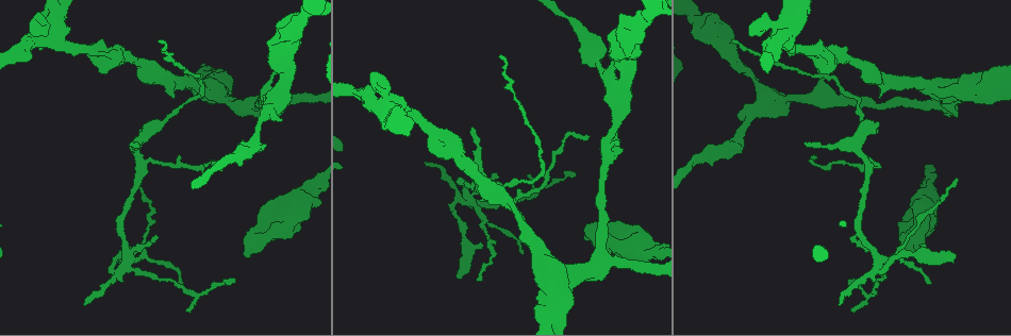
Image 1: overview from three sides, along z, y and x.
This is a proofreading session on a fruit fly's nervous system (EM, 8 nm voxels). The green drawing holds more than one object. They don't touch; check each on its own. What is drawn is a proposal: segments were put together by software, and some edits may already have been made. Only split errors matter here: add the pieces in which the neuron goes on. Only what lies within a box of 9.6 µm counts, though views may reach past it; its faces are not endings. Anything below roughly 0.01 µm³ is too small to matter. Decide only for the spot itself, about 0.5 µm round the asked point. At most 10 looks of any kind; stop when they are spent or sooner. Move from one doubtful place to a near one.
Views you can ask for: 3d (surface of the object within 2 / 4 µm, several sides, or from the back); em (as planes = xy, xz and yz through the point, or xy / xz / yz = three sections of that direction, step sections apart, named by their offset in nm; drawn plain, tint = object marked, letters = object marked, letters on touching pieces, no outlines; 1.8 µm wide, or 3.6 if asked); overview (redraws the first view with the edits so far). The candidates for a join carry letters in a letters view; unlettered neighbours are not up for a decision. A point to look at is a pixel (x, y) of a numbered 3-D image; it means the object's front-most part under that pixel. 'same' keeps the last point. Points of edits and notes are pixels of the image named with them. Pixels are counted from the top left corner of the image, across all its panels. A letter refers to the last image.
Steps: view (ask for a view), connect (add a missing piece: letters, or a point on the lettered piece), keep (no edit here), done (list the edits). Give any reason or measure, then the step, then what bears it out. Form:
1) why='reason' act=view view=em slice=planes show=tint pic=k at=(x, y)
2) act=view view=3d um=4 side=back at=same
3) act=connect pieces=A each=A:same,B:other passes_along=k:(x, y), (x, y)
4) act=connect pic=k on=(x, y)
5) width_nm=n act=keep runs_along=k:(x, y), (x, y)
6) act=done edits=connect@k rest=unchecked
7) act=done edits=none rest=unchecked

why='branch stops here' act=view view=3d um=4 pic=1 at=(953, 252)

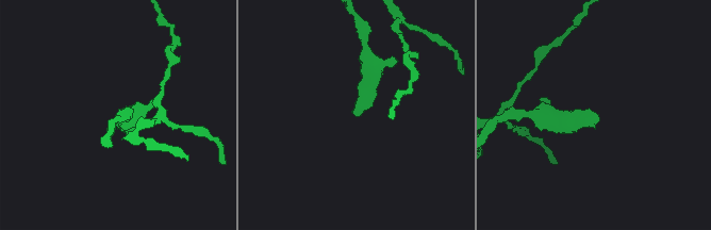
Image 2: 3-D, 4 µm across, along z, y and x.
act=view view=em slice=yz step=16 show=tint pic=2 at=(354, 113)

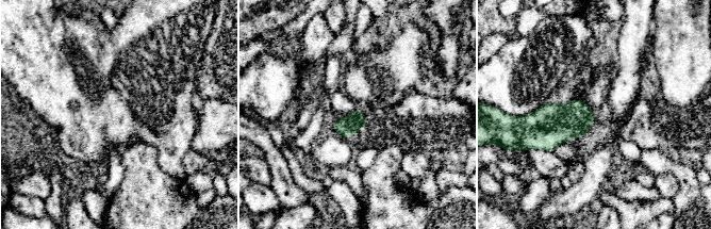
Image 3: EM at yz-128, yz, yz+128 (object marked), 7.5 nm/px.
act=view view=em slice=planes show=letters at=same

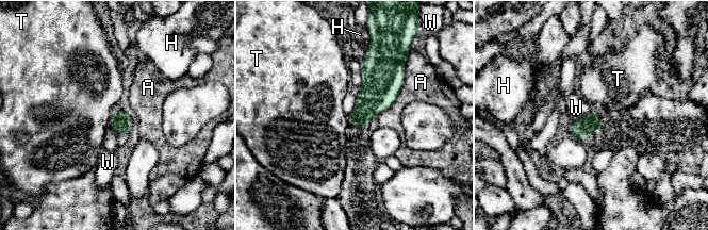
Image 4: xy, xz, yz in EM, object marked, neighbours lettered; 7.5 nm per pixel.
act=keep each=A:other,H:other,T:other,W:other border=4:(115, 111), (110, 125) found='no lettered piece goes on from it'

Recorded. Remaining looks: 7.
why='an open end' act=view view=3d um=4 pic=1 at=(131, 144)

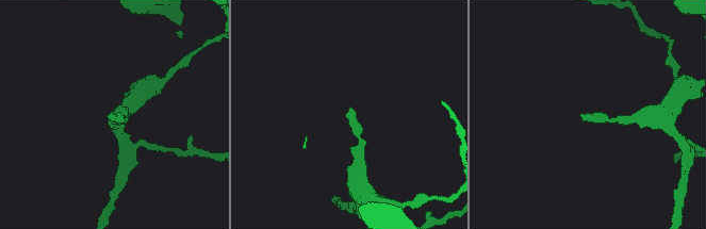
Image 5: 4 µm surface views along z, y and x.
why='now the EM' act=view view=em slice=planes show=letters pic=5 at=(348, 109)

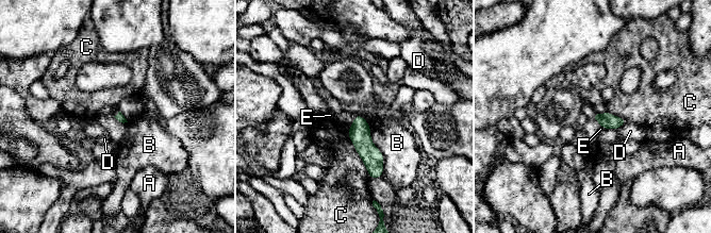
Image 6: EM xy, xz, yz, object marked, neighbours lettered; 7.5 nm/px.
act=keep each=A:other,B:other,C:other,D:other,E:other runs_along=6:(358, 118), (362, 143), (379, 175) found='no lettered piece goes on from it'

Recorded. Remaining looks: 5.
why='sharp bend' act=view view=em slice=planes show=tint pic=1 at=(129, 256)

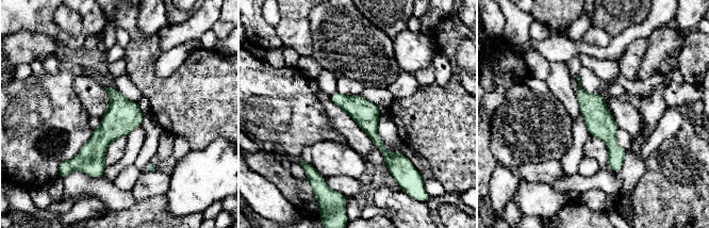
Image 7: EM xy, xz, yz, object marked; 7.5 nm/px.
why='what lies round it' act=view view=em slice=planes show=letters at=same

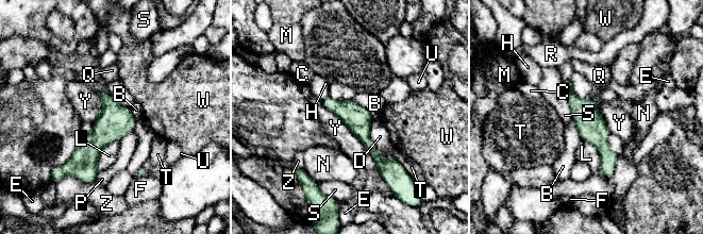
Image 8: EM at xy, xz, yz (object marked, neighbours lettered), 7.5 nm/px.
longest_contact=Y:500nm act=keep each=B:other,C:other,D:other,E:other,F:other,H:other,L:other,M:other,N:other,P:other,Q:other,R:other,S:other,T:other,U:other,W:other,Y:other,Z:other border=8:(320, 100), (367, 150) found='no lettered piece goes on from it'

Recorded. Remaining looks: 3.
why='calibre changes' act=view view=em slice=xz step=4 show=tint pic=1 at=(625, 61)

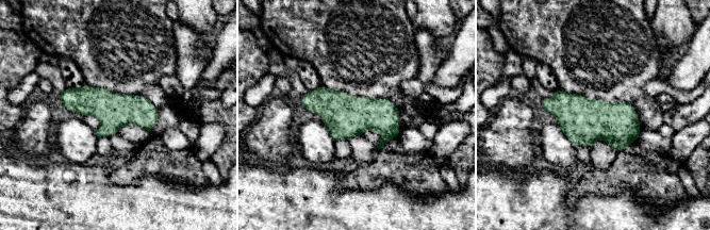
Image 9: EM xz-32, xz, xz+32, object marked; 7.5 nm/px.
why='cut it another way' act=view view=em slice=planes show=letters at=same

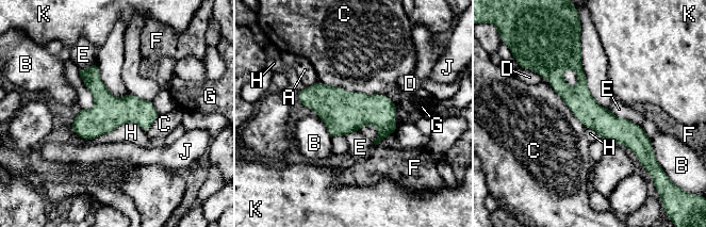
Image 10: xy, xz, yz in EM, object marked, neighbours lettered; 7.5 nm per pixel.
width_nm=200 act=keep each=A:other,B:other,C:other,D:other,E:other,F:other,G:other,H:other,J:other,K:other border=10:(145, 132), (124, 123), (86, 141) found='no lettered piece goes on from it'

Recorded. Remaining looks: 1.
act=done edits=none rest=unchecked

